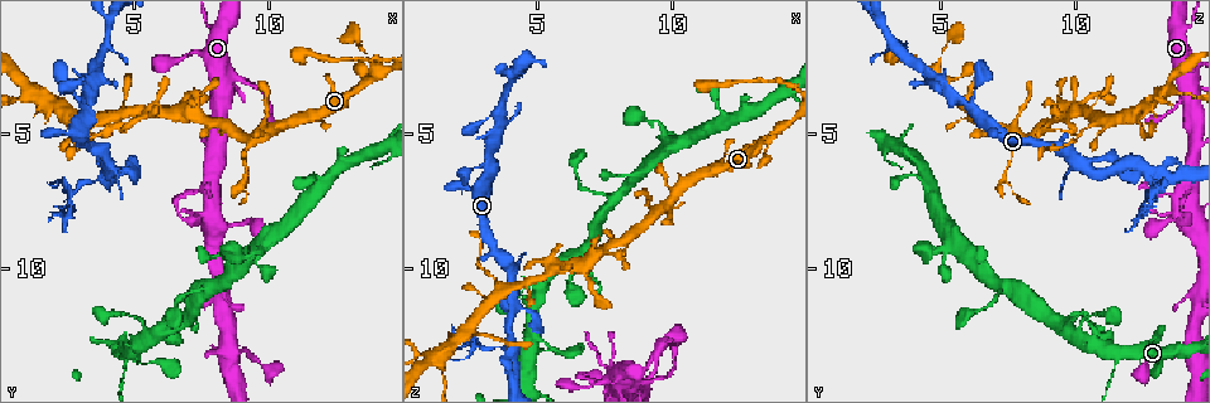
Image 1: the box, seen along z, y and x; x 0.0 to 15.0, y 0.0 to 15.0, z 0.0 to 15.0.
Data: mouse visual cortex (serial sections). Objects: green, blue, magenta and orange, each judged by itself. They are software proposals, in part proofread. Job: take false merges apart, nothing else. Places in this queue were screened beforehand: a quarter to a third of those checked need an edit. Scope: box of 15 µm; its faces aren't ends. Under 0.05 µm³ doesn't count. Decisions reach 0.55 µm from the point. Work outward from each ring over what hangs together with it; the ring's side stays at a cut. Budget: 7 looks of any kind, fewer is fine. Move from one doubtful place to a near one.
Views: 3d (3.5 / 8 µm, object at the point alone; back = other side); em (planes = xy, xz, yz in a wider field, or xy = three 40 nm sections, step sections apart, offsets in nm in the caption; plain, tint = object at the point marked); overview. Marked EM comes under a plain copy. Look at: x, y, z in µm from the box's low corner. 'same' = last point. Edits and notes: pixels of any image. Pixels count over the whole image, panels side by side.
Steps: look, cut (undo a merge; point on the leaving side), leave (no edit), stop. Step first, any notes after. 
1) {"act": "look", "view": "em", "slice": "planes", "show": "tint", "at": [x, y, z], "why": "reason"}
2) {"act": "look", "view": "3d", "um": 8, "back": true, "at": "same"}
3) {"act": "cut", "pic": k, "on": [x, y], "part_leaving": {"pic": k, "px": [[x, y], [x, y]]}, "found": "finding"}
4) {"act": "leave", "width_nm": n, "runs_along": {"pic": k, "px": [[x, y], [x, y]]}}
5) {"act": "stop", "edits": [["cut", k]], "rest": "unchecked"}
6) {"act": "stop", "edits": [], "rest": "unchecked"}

{"act": "look", "view": "3d", "um": 3.5, "back": true, "at": [9.0, 9.5, 4.4], "why": "sharp bend"}

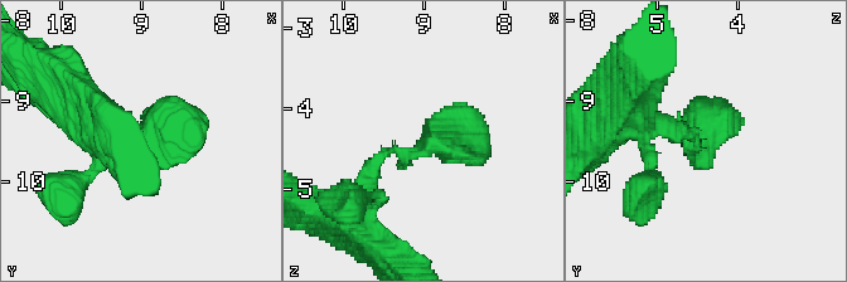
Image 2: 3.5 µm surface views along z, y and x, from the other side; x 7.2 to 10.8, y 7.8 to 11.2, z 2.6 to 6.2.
{"act": "leave", "runs_along": {"pic": 2, "px": [[86, 127], [121, 146], [203, 131]]}, "found": "one cell here"}

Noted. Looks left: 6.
{"act": "look", "view": "3d", "um": 3.5, "at": [9.4, 5.2, 7.9], "why": "three-way junction"}

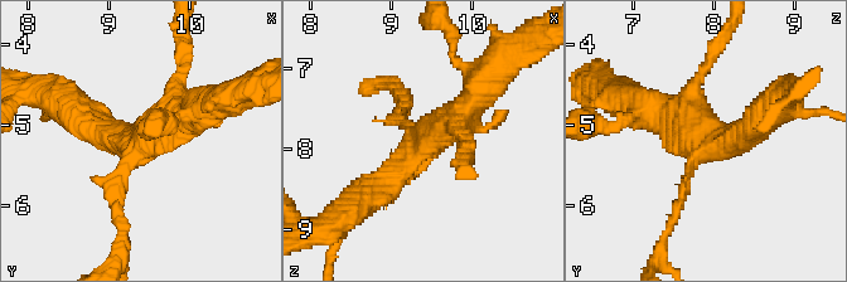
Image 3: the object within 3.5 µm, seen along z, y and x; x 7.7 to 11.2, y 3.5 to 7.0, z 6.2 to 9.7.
{"act": "look", "view": "em", "slice": "planes", "show": "tint", "at": [9.50, 5.20, 7.85], "arms": 3, "arm_widths_nm": [150, 350, 400]}

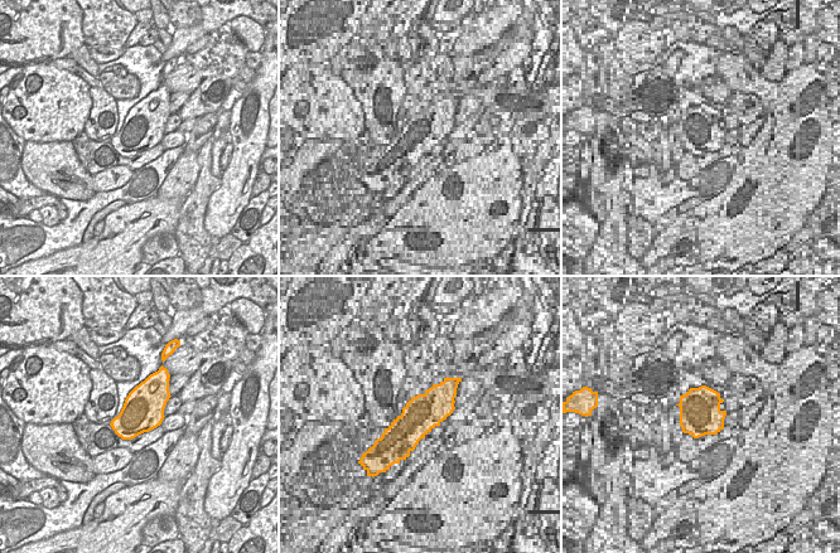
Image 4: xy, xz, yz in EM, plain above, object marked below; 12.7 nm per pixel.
{"act": "leave", "runs_along": {"pic": 3, "px": [[484, 86], [402, 170], [372, 191]]}, "found": "continuous, no second cell"}

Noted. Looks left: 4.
{"act": "look", "view": "3d", "um": 3.5, "at": [4.4, 13.0, 14.3], "why": "four arms meet"}

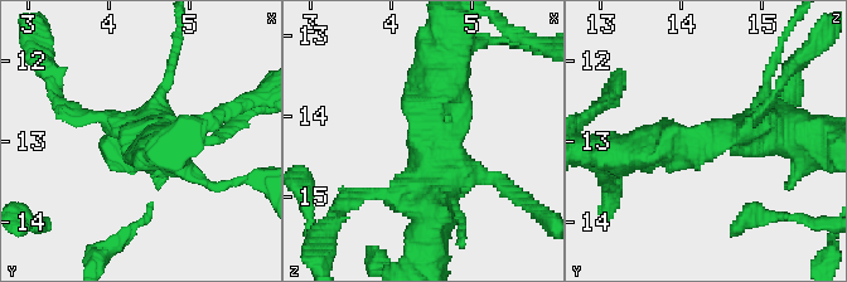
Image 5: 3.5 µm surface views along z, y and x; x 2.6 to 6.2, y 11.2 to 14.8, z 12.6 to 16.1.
{"act": "leave", "arm_widths_nm": [200, 250, 400, 500], "runs_along": {"pic": 5, "px": [[445, 73], [426, 176], [380, 195]]}, "found": "one cell here"}

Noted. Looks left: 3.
{"act": "stop", "edits": [], "rest": "unchecked"}

